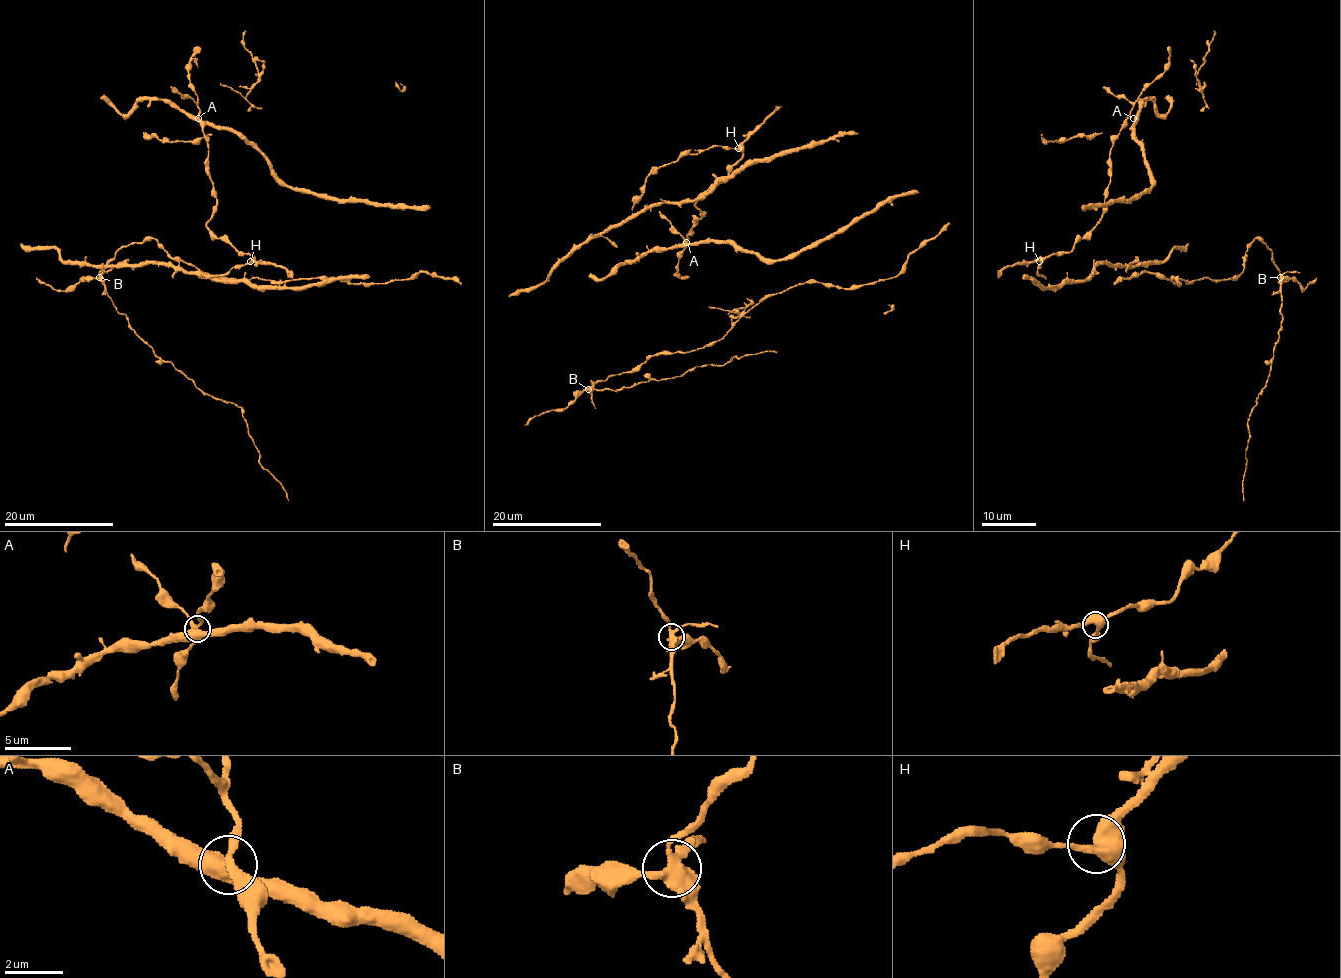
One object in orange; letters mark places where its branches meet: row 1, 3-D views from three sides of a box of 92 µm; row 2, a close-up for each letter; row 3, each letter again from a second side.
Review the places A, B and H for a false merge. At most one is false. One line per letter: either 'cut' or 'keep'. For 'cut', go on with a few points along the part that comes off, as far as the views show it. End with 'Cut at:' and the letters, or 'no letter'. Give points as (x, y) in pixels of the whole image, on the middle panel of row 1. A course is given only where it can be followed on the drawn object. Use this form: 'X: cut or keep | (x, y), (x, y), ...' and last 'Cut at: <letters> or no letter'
A: keep
B: cut | (588, 389), (614, 391), (647, 381), (674, 378), (692, 367), (723, 365), (733, 357), (776, 352)
H: keep
Cut at: B

